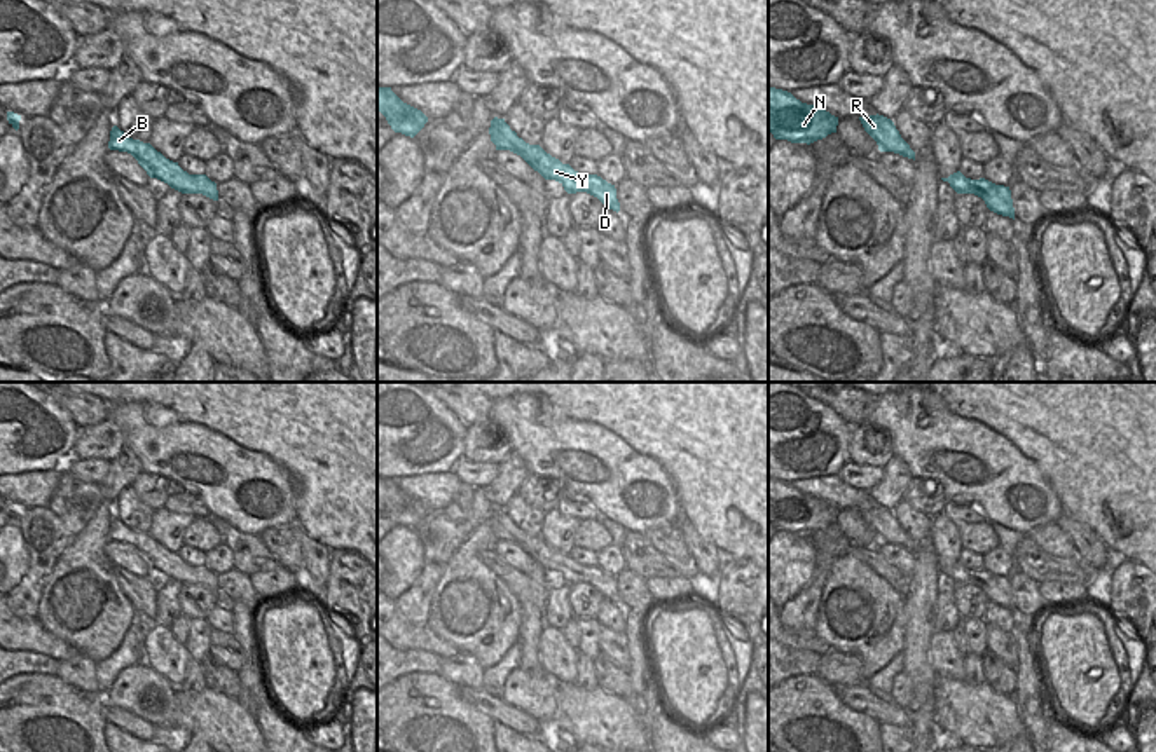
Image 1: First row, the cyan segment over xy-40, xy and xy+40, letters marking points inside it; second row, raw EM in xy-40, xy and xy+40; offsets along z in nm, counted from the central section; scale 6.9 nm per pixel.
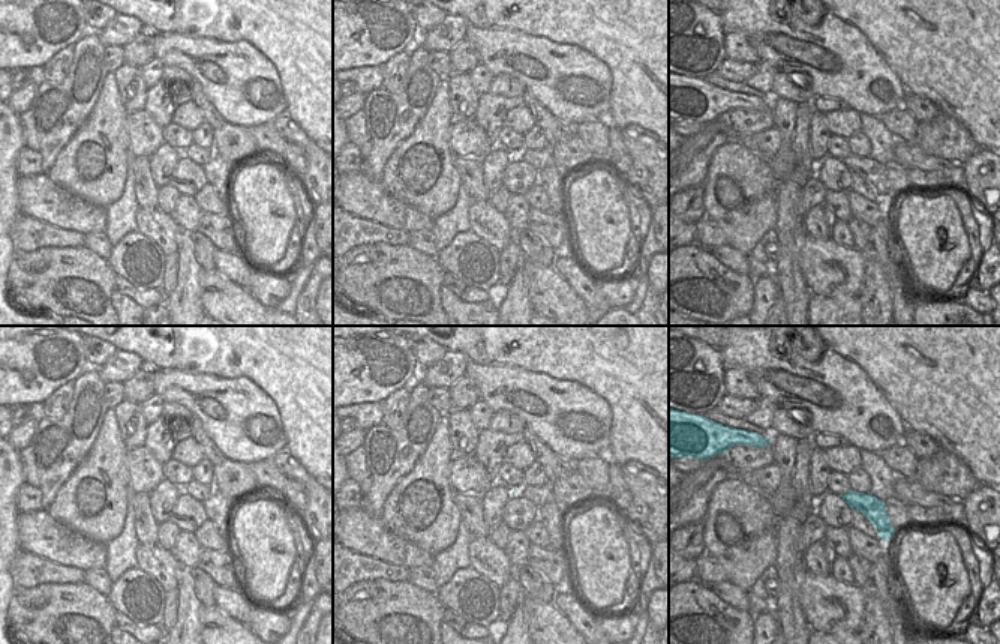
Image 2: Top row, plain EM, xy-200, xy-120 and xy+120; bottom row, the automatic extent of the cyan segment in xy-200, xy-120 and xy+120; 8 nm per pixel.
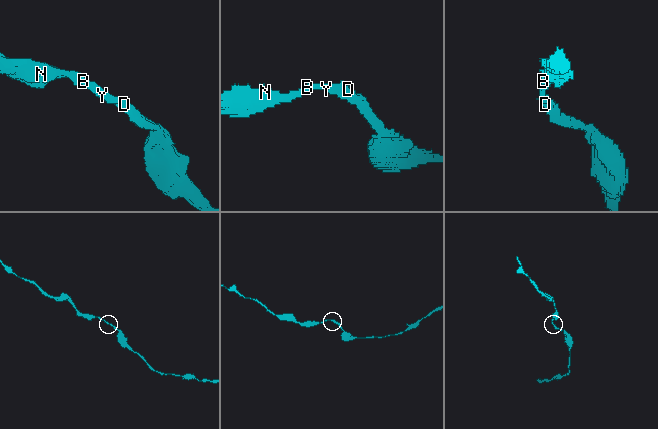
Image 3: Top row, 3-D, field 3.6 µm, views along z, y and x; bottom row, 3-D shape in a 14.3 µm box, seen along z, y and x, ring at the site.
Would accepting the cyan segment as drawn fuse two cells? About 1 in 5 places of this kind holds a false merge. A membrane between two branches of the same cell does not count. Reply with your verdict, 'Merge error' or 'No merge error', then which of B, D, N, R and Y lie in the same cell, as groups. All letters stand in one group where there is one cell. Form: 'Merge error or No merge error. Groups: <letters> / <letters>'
No merge error. Groups: B D N R Y

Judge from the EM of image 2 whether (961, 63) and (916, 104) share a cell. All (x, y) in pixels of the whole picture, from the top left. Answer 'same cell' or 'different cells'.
different cells

